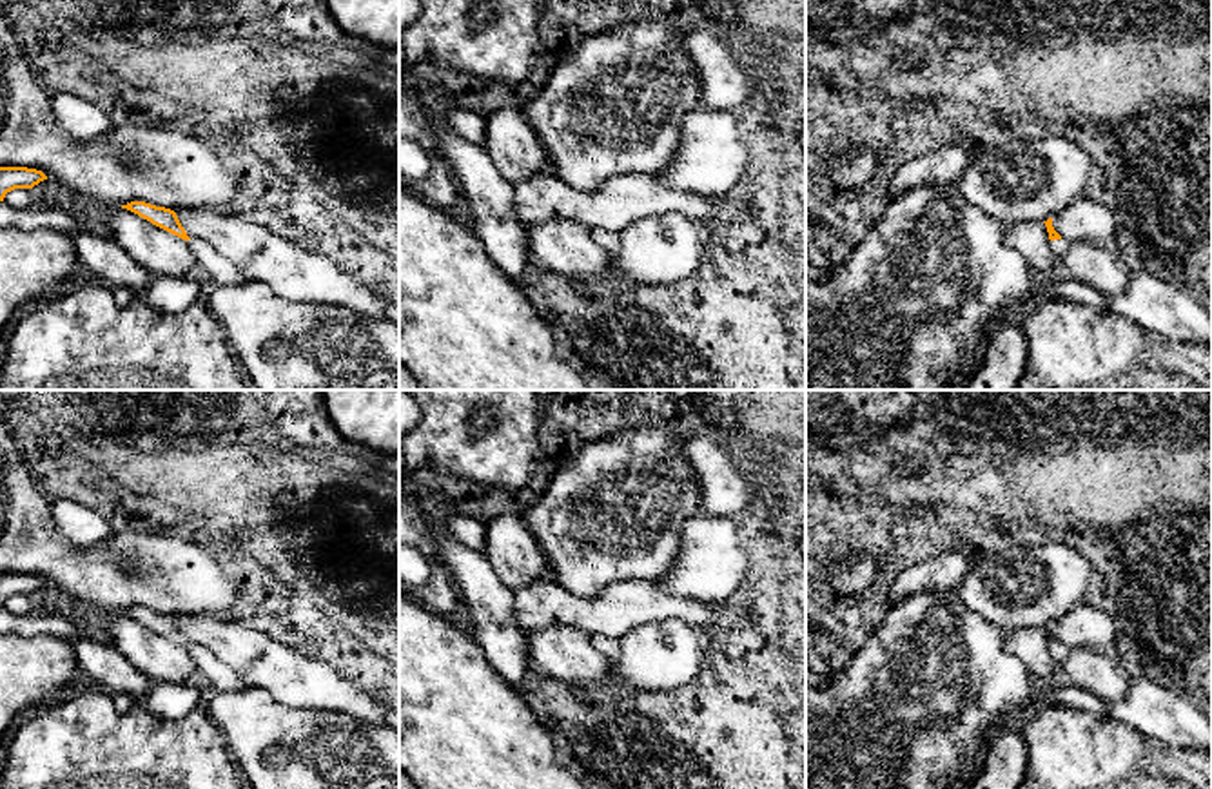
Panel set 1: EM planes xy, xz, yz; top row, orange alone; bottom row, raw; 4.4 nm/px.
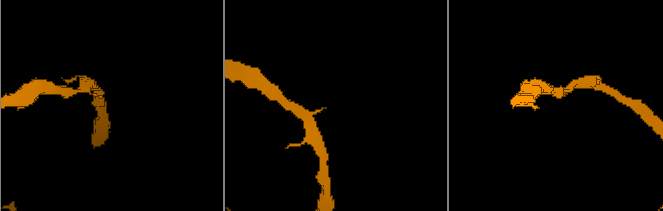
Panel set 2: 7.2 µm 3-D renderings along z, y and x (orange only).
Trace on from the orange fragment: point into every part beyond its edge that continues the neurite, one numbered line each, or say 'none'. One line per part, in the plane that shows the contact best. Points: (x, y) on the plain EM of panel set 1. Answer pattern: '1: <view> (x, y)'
1: yz (1060, 653)

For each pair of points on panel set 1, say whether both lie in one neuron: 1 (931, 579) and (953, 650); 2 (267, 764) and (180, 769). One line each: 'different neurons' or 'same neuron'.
1: different neurons
2: different neurons

